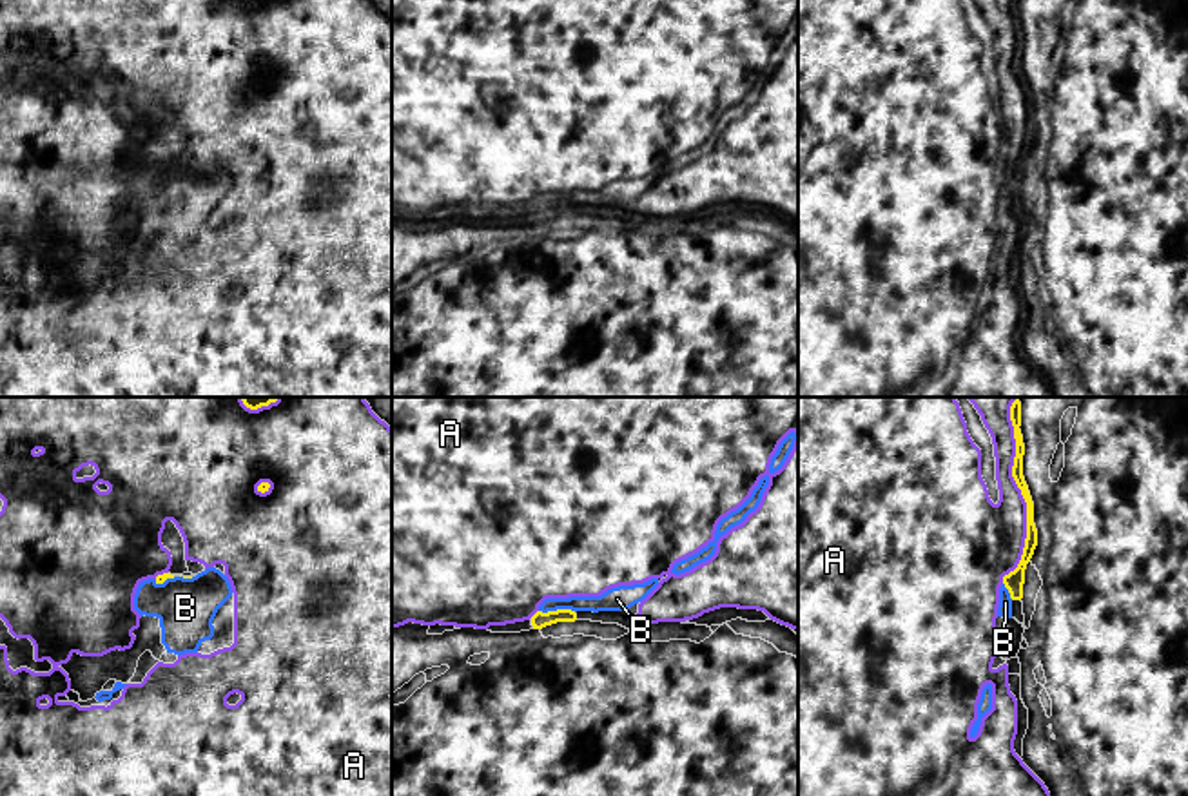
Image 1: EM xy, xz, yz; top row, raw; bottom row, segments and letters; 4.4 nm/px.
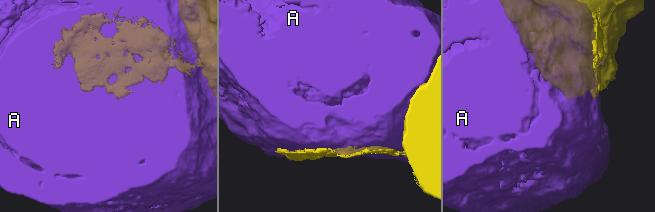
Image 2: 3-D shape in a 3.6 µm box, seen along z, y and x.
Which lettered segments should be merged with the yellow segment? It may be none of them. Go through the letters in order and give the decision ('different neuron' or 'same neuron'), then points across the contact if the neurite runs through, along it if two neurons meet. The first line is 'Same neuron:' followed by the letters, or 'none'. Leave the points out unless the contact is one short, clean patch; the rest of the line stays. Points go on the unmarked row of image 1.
Same neuron: none
A: different neuron
B: different neuron | along xz (539, 203), (572, 203), (575, 207)

